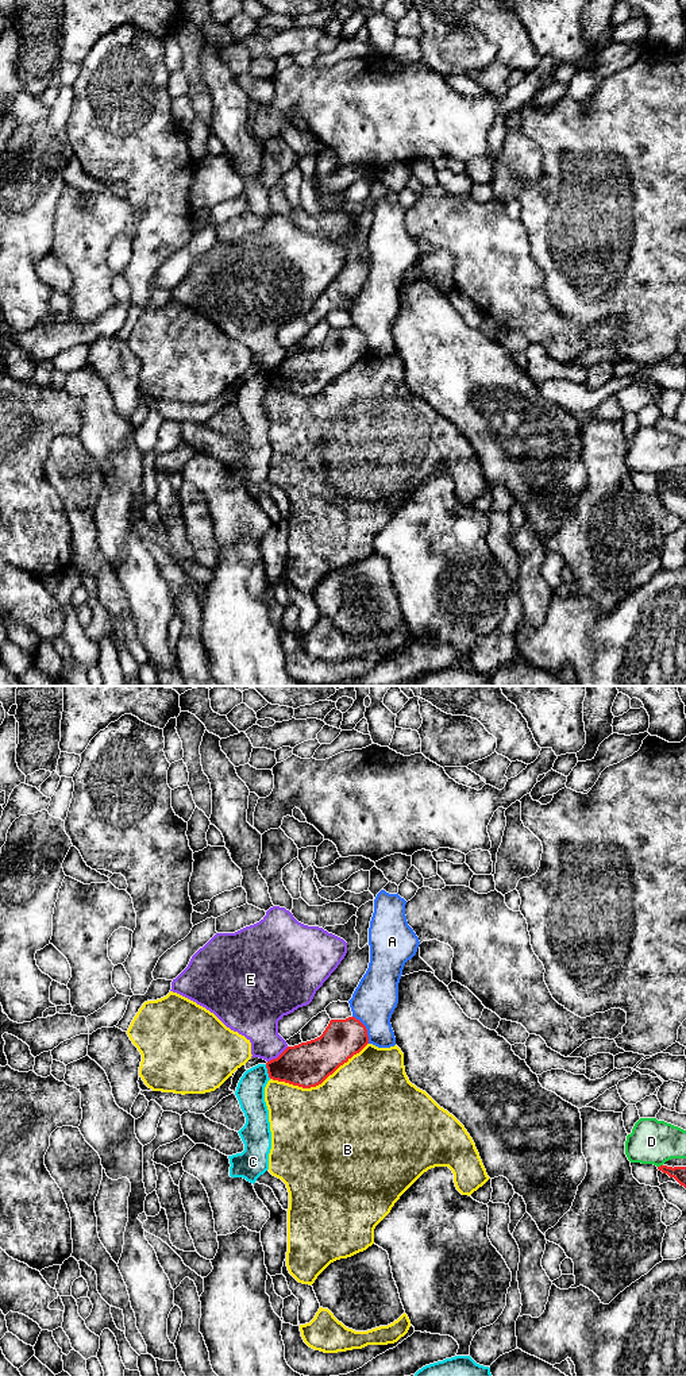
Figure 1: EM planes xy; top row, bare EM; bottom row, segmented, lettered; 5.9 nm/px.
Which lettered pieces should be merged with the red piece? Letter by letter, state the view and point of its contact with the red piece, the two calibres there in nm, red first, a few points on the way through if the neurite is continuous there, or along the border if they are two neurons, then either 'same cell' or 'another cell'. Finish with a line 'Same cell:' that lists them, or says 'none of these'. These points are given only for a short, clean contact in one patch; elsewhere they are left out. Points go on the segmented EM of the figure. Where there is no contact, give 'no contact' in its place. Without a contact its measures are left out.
A: meets red in xy at (366, 1029); 240 nm thick on the red side, 260 nm on the other; another cell
B: meets red in xy at (319, 1083); 280 nm thick on the red side, 480 nm on the other; another cell
C: meets red in xy at (268, 1071); 280 nm thick on the red side, 170 nm on the other; border along xy (265, 1064), (270, 1078); another cell
D: meets red in xy at (661, 1166); 80 nm thick on the red side, 260 nm on the other; another cell
E: meets red in xy at (278, 1056); 280 nm thick on the red side, 240 nm on the other; border along xy (288, 1047), (268, 1062); another cell
Same cell: none of these

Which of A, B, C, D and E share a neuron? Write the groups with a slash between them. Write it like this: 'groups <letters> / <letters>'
groups A E / B / C / D

